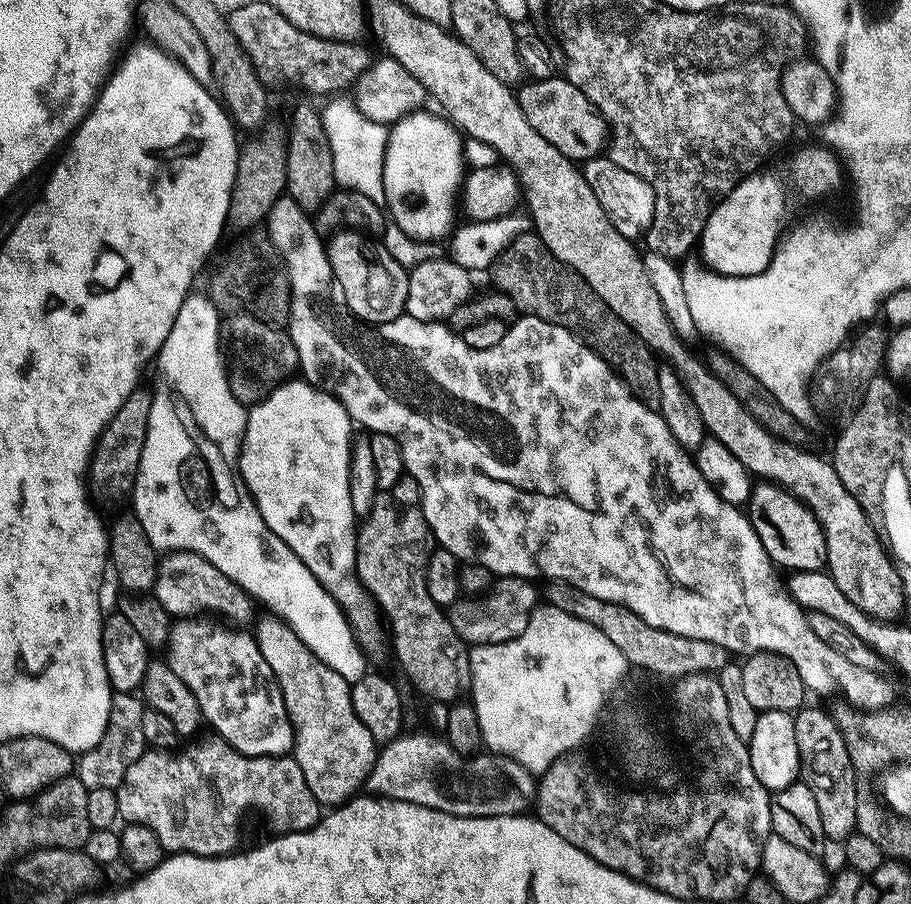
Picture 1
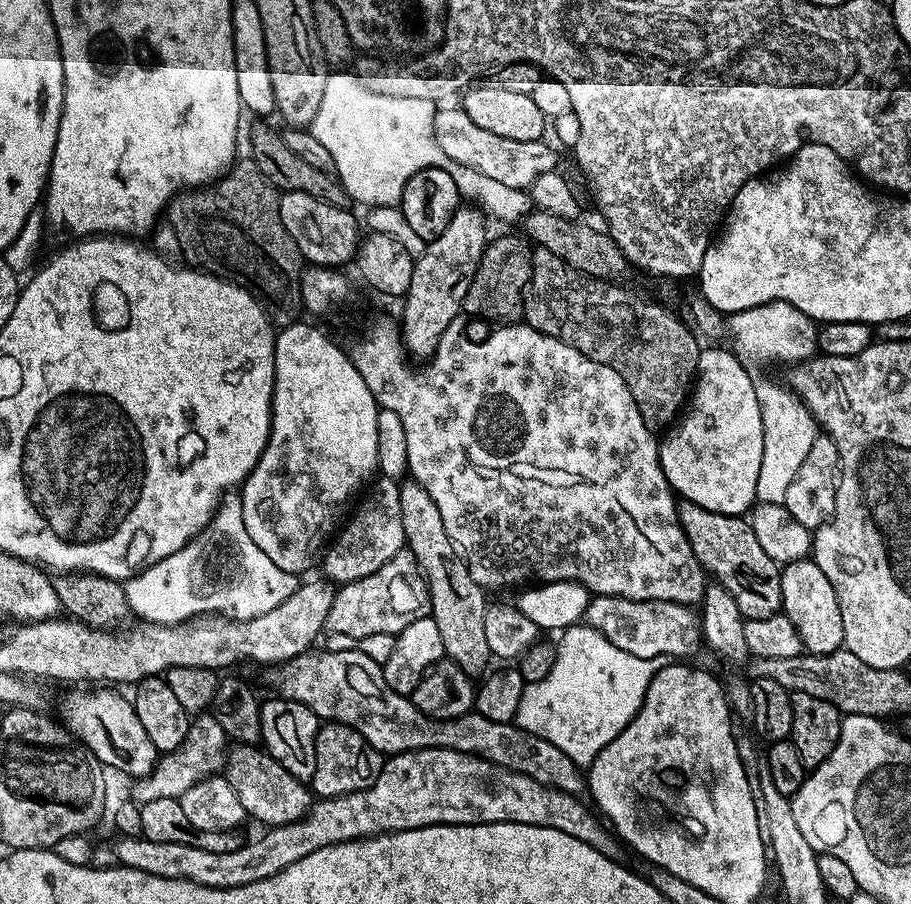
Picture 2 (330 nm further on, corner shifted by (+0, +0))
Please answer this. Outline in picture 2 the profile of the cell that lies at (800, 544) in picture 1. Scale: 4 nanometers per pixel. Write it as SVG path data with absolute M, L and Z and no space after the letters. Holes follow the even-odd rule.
M815 560L790 561L780 568L780 585L782 586L782 614L794 622L794 630L804 643L804 652L809 656L825 656L844 648L844 631L838 596L826 574L816 565Z

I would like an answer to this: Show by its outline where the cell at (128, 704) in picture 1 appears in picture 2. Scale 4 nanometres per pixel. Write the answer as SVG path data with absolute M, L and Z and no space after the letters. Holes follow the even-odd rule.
M200 714L188 725L188 733L182 742L172 752L165 752L156 761L156 767L146 776L139 777L132 788L131 799L141 805L154 802L154 798L170 798L175 800L190 786L208 776L215 776L225 767L226 753L229 751L230 741L223 724L219 724L212 714Z

